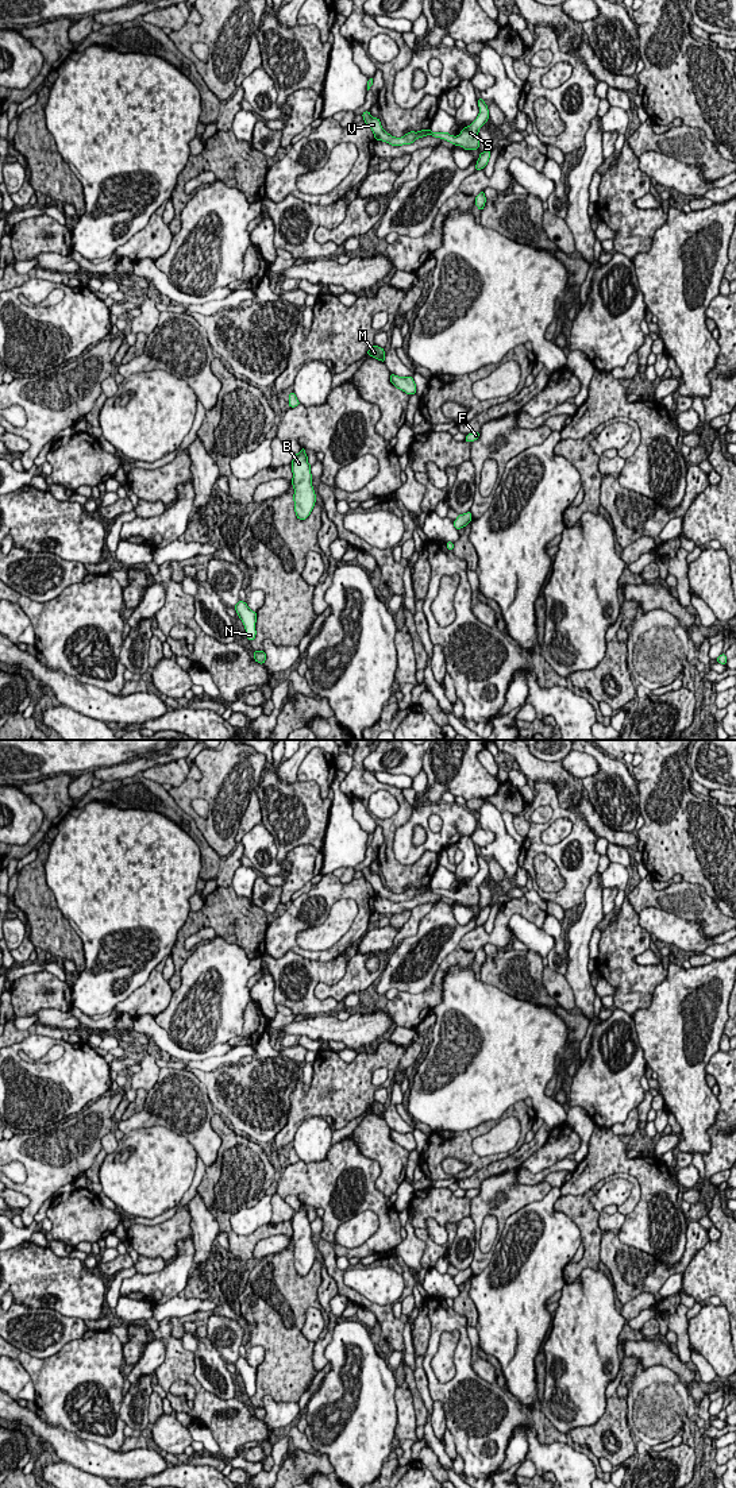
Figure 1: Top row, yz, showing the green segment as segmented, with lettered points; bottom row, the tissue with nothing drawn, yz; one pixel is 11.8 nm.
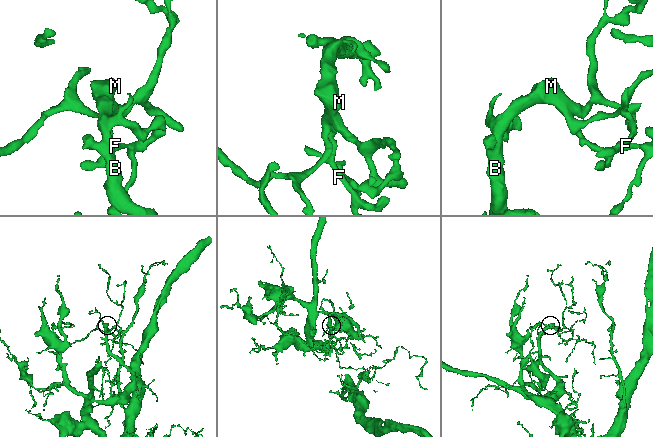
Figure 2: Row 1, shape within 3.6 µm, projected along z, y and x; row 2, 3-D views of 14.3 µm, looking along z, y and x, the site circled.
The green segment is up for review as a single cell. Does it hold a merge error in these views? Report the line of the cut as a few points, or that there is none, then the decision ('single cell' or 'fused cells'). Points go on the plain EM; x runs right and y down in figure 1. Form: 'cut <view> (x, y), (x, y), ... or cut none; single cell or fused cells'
cut none; single cell

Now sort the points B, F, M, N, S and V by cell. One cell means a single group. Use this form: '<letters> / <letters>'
B F M N S V

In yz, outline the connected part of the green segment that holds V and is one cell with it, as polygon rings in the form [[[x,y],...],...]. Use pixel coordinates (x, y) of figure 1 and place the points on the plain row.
[[[478,853],[478,863],[479,871],[477,872],[477,875],[470,882],[465,883],[458,893],[452,893],[448,888],[432,888],[431,886],[421,886],[419,888],[411,887],[405,890],[402,894],[394,894],[382,886],[379,875],[371,874],[370,867],[363,868],[362,874],[365,875],[365,879],[371,884],[374,894],[377,897],[390,899],[392,902],[396,903],[402,901],[411,901],[419,894],[432,891],[435,894],[444,895],[455,902],[461,902],[465,906],[478,906],[479,903],[478,887],[489,875],[488,861],[481,853]]]

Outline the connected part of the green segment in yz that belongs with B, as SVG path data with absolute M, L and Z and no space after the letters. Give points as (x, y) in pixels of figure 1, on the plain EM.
M301 1203L301 1208L296 1210L292 1217L292 1241L294 1244L293 1257L294 1268L298 1276L305 1276L316 1258L316 1250L312 1242L311 1221L305 1210L305 1203Z

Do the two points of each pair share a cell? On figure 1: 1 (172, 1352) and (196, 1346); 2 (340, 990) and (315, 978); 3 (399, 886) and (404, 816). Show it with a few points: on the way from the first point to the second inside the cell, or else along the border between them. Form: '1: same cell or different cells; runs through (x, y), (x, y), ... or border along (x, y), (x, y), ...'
1: different cells; border along (181, 1338), (181, 1344), (193, 1354), (197, 1379)
2: different cells; border along (347, 963), (335, 983), (316, 986), (318, 999)
3: same cell; runs through (392, 868), (388, 858), (388, 832)

